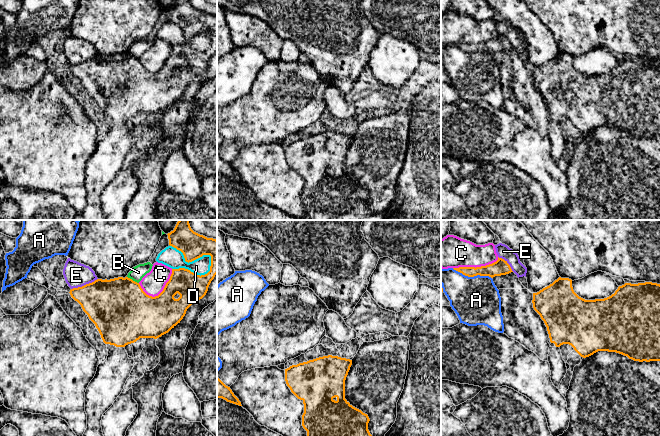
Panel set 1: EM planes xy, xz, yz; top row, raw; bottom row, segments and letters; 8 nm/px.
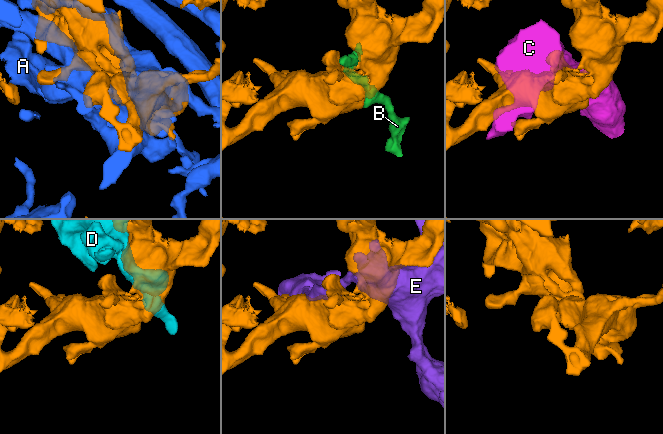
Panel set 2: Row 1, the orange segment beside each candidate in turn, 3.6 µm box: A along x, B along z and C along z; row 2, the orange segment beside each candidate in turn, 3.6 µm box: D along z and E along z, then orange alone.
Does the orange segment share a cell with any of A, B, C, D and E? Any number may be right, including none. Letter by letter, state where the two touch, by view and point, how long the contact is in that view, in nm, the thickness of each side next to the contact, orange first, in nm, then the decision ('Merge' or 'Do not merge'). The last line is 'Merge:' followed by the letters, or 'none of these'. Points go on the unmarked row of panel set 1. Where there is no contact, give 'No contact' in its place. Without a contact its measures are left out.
A: Touches orange at yz (472, 52). Shared border 340 nm. Thickness 120 nm (orange) against 380 nm. Do not merge
B: Touches orange at xy (132, 56). Shared border 110 nm. Thickness 480 nm (orange) against 110 nm. Do not merge
C: Touches orange at xy (160, 69). Shared border 300 nm. Thickness 360 nm (orange) against 190 nm. Do not merge
D: Touches orange at xy (195, 35). Shared border 380 nm. Thickness 220 nm (orange) against 160 nm. Do not merge
E: Touches orange at xy (84, 61). Shared border 240 nm. Thickness 380 nm (orange) against 190 nm. Do not merge
Merge: none of these

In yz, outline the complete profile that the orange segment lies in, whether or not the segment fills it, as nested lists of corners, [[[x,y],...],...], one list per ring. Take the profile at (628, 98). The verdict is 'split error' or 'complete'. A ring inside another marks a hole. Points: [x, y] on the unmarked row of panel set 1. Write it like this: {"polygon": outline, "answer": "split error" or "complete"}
{"polygon": [[[559,53],[549,62],[533,69],[532,79],[534,86],[547,103],[550,118],[555,120],[554,123],[549,123],[548,138],[551,157],[557,164],[567,149],[566,139],[559,124],[563,120],[571,121],[583,134],[598,127],[608,127],[622,130],[639,138],[660,137],[660,60],[652,58],[625,59],[607,74],[585,76],[574,68],[571,55]]], "answer": "split error"}

